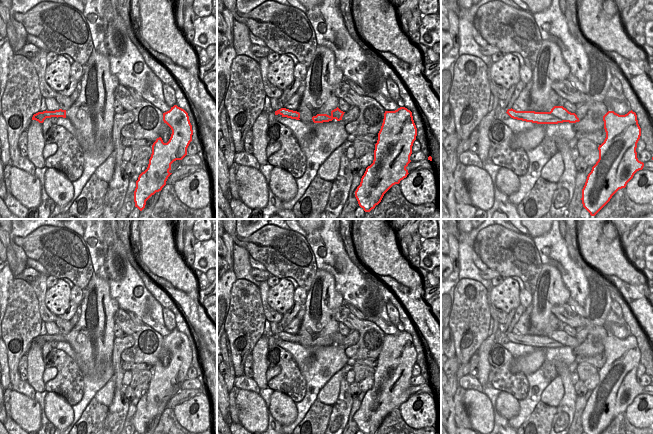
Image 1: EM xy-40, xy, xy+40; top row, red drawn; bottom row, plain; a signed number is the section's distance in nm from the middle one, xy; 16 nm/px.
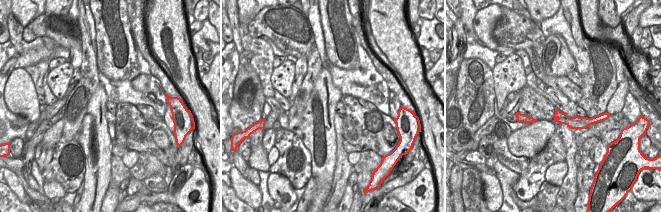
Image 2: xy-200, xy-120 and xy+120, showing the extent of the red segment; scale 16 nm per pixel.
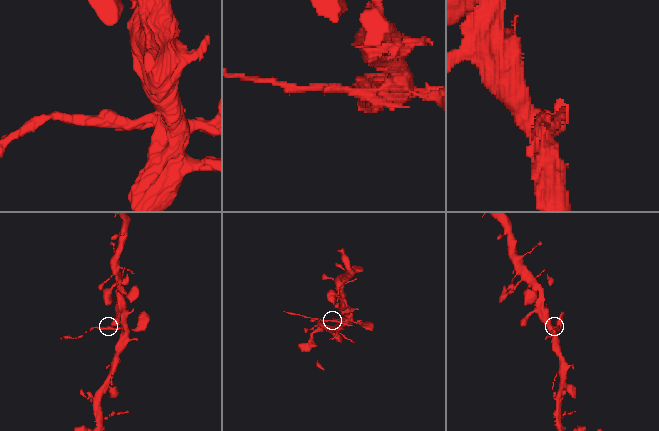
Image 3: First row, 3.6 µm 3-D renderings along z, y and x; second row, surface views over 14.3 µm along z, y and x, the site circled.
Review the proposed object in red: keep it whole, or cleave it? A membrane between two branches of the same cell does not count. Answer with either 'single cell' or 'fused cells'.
fused cells

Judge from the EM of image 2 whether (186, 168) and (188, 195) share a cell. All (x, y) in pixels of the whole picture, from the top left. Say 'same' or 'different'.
different

